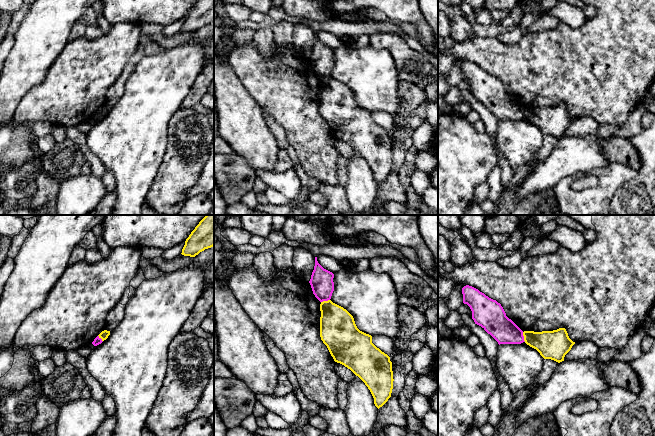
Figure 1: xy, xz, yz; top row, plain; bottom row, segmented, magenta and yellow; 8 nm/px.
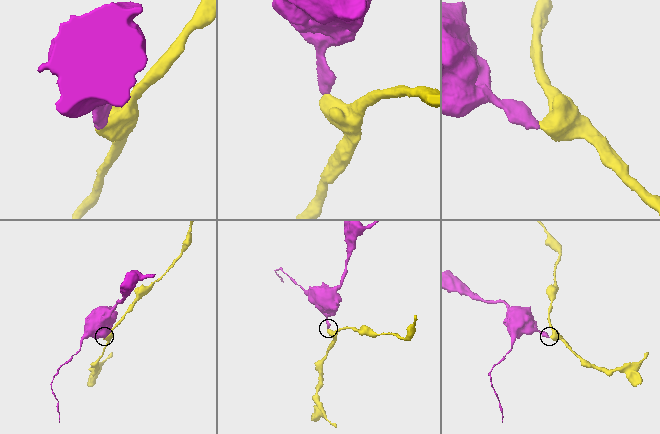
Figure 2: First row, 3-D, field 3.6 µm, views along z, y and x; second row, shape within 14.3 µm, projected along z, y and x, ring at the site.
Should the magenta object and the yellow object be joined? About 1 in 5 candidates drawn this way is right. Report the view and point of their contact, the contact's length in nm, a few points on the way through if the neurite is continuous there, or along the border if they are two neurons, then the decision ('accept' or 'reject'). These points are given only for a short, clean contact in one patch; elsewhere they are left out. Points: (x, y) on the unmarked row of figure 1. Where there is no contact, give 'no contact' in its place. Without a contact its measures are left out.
yz (523, 113) | 80 nm | along yz (522, 108), (525, 117) | reject

